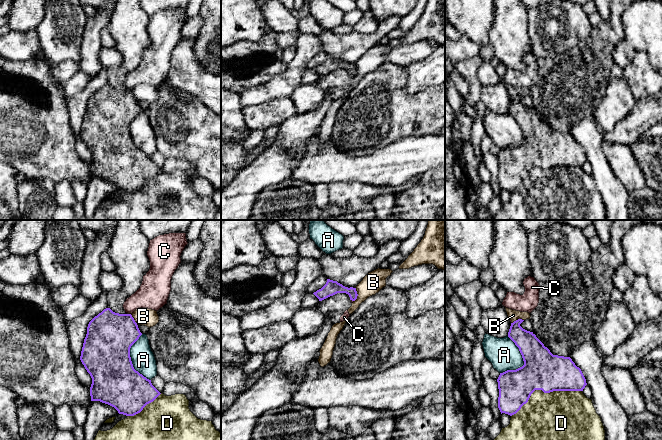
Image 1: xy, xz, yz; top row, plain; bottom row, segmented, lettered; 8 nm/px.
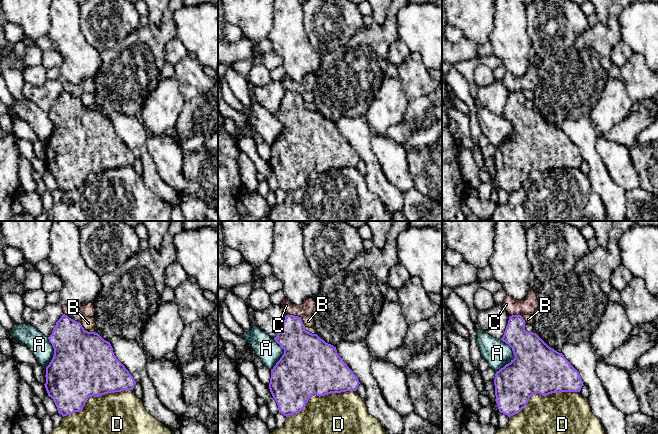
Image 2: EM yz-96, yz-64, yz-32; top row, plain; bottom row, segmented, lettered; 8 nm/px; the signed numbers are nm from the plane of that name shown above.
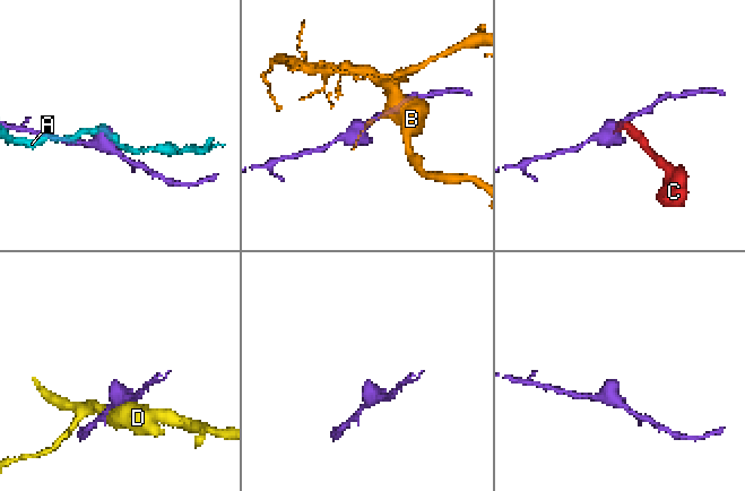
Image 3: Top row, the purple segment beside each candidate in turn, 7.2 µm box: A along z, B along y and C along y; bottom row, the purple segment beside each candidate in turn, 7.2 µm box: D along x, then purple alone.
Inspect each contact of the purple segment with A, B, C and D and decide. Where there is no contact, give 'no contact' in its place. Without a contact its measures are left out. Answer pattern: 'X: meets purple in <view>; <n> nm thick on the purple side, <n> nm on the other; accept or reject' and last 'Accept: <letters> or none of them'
A: meets purple in yz; 320 nm thick on the purple side, 240 nm on the other; reject
B: meets purple in xz; 120 nm thick on the purple side, 170 nm on the other; reject
C: meets purple in xy; 380 nm thick on the purple side, 240 nm on the other; reject
D: meets purple in yz; 320 nm thick on the purple side, 400 nm on the other; reject
Accept: none of them

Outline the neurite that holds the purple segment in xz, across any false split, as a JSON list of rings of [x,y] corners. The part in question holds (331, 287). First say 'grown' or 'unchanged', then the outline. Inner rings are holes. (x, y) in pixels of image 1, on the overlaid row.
unchanged | [[[327,279],[326,284],[313,294],[319,299],[319,301],[322,301],[330,296],[333,296],[337,293],[346,293],[349,295],[350,300],[355,301],[357,299],[357,291],[356,288],[353,287],[345,287],[342,284],[338,283],[337,281],[333,281],[330,279]]]

